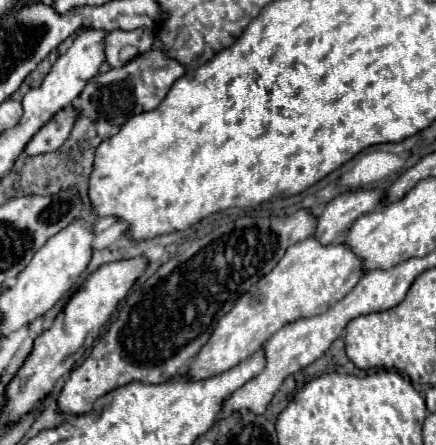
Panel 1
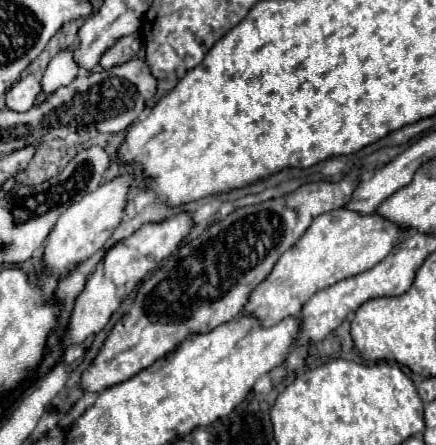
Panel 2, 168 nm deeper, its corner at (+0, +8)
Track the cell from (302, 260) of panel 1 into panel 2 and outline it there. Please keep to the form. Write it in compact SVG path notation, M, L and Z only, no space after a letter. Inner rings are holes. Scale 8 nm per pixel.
M344 208L326 212L318 216L300 236L300 240L280 256L268 278L250 292L242 314L260 320L264 328L278 324L288 316L298 316L302 306L318 290L330 288L340 280L358 276L378 264L384 256L390 254L400 236L402 232L378 214L360 216Z

